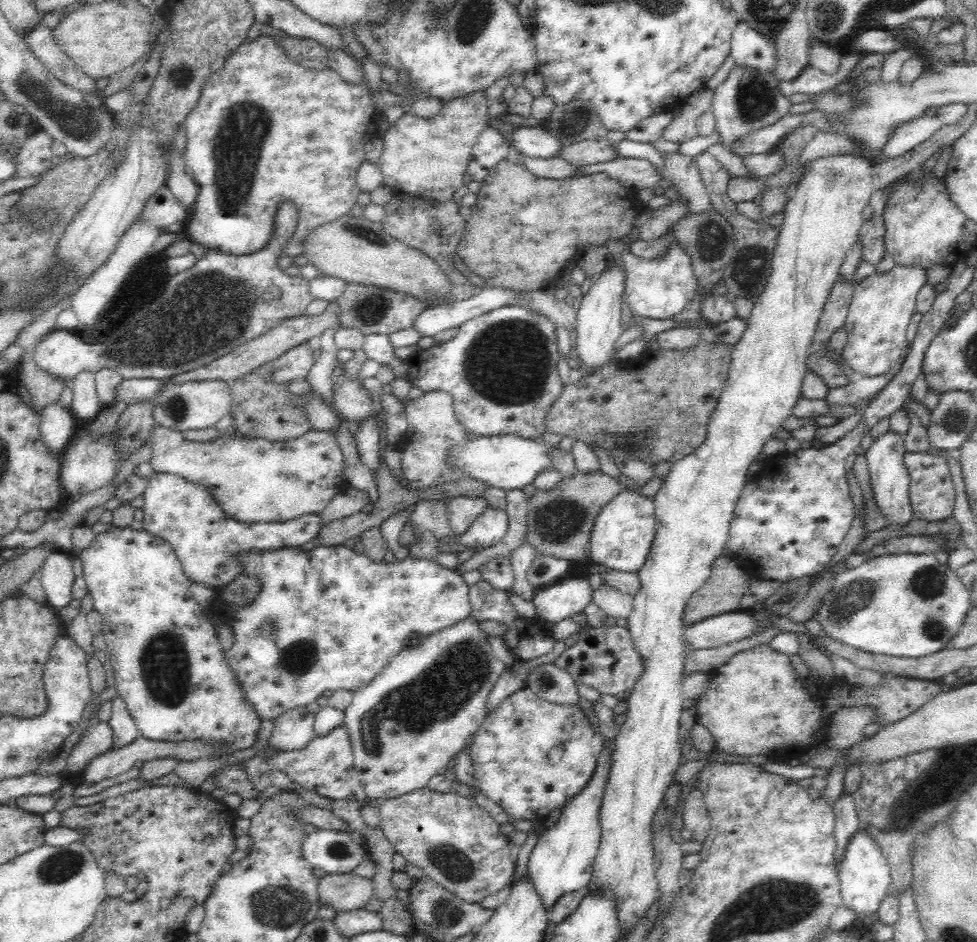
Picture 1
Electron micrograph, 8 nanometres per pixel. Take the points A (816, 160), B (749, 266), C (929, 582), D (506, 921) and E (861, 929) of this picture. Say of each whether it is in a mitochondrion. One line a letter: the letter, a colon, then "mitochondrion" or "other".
A: other
B: mitochondrion
C: mitochondrion
D: other
E: other

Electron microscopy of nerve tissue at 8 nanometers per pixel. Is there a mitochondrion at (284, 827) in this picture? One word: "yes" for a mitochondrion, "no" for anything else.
no

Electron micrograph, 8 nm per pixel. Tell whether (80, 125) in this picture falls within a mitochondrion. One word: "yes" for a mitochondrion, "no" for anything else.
yes

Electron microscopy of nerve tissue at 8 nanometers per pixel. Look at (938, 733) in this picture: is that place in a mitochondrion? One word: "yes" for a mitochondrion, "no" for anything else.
no

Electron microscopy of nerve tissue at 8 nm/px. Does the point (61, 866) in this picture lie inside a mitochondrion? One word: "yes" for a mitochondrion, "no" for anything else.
yes

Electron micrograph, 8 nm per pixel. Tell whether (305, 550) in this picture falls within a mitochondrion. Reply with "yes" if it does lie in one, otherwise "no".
no

